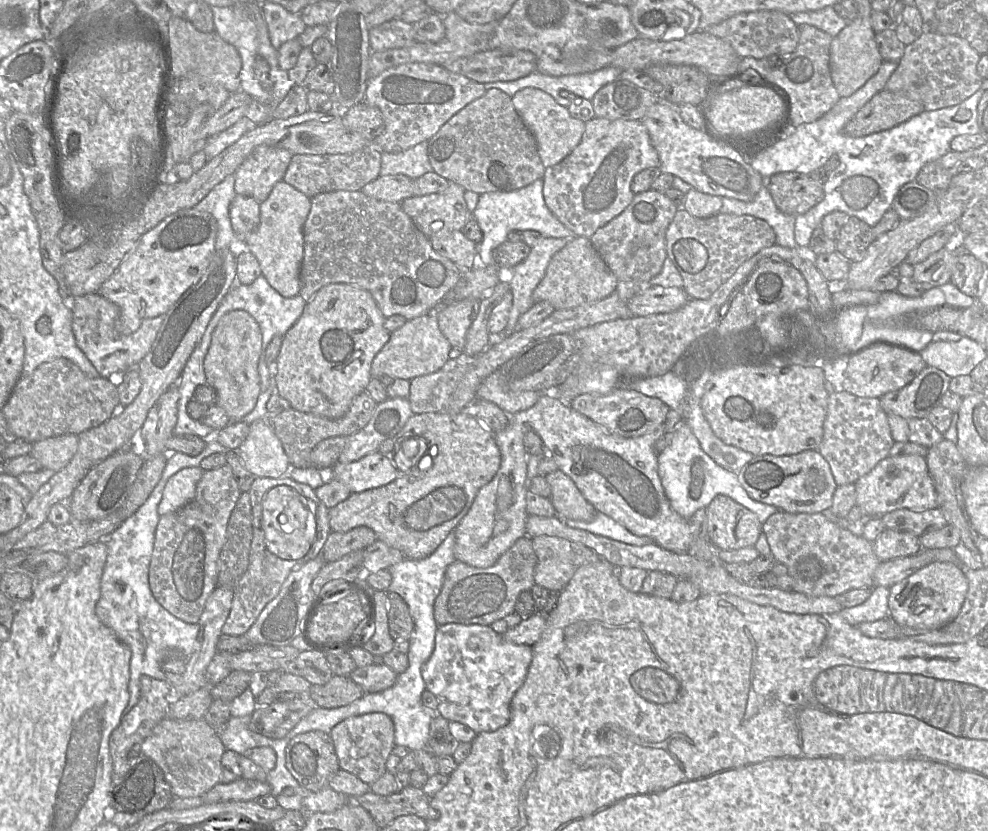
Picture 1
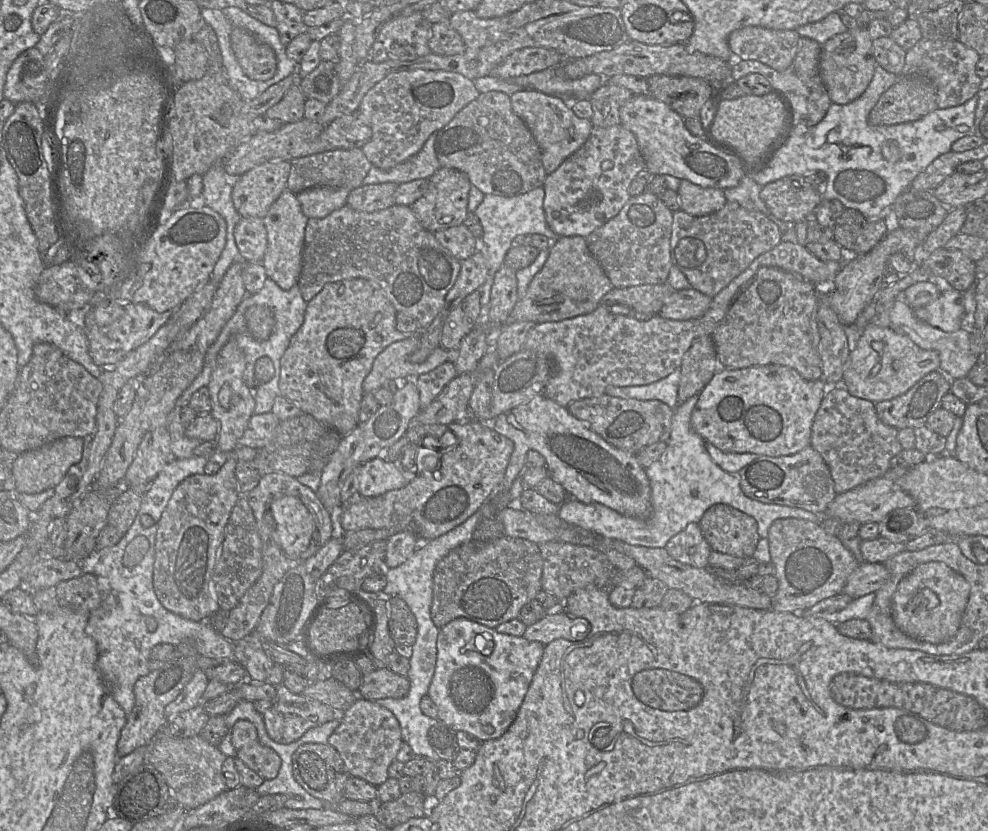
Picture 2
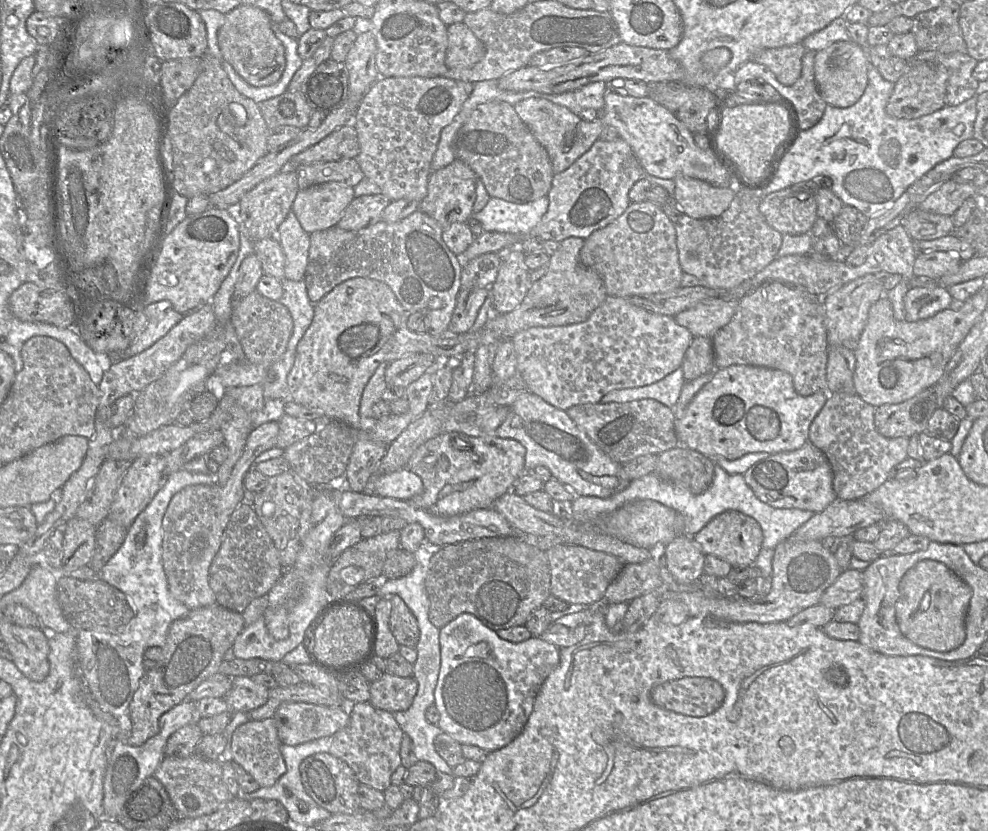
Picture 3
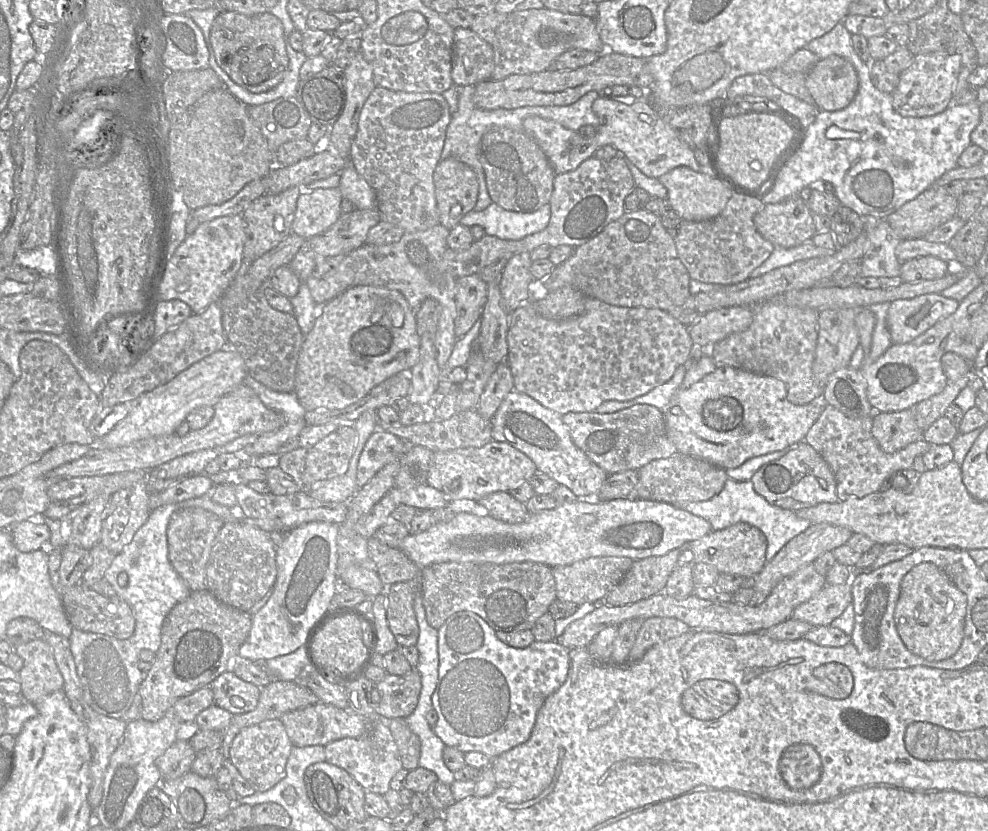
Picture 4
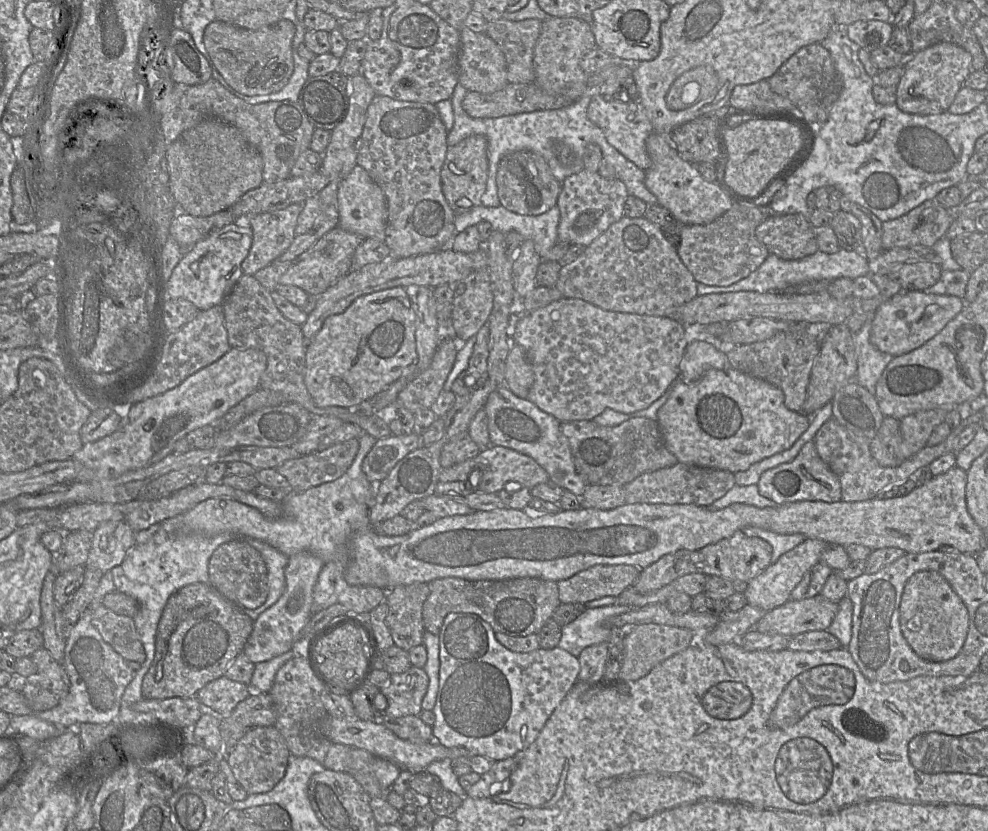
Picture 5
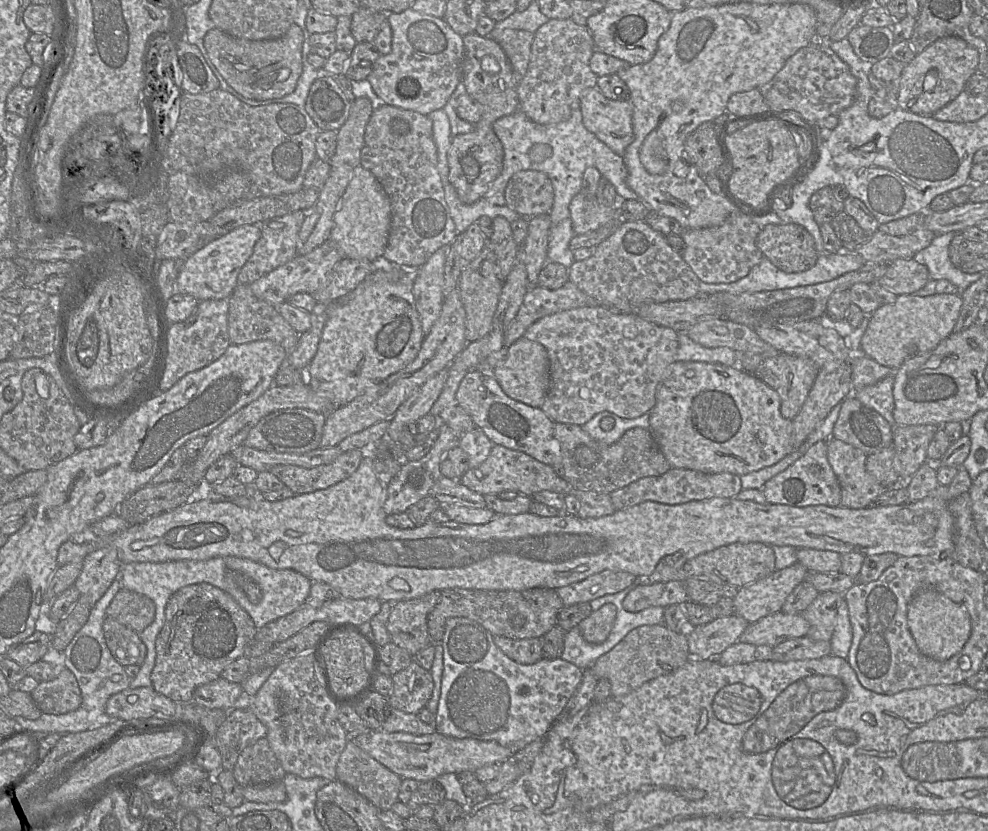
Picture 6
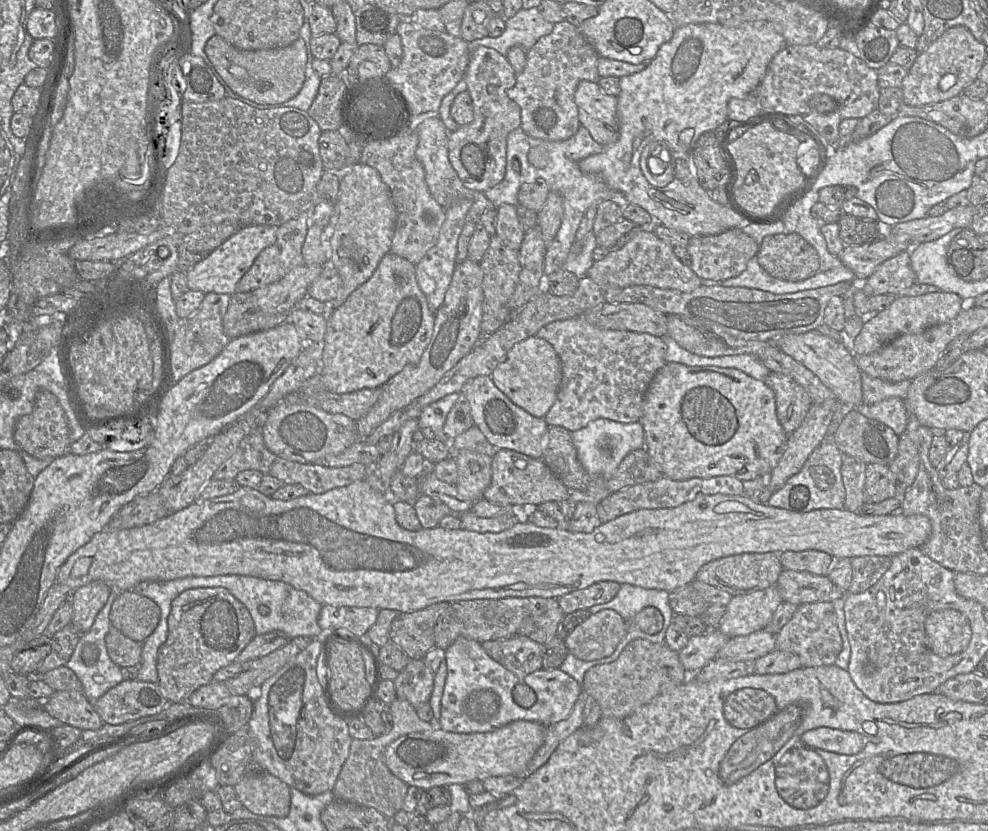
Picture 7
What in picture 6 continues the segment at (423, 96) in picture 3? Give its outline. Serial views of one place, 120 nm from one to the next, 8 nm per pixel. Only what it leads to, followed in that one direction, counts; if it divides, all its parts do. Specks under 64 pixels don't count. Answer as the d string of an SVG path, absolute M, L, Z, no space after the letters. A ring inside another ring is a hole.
M377 102L367 123L360 164L381 184L391 203L391 225L383 262L401 269L417 270L439 248L450 245L458 232L445 201L437 170L438 152L433 139L432 121L427 115Z

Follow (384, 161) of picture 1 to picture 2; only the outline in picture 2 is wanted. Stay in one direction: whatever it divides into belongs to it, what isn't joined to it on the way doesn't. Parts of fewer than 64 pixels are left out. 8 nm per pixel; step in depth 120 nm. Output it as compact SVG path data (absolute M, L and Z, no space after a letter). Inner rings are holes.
M437 132L432 134L421 150L391 169L372 166L363 180L363 185L393 182L402 184L419 179L429 179L441 167L435 152Z

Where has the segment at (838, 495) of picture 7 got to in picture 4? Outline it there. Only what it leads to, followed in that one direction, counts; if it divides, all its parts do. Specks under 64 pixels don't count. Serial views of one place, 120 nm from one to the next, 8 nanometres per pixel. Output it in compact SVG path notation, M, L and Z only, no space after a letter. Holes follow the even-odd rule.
M800 442L781 458L763 465L750 480L757 494L773 506L797 511L819 503L836 503L836 479L823 457L808 443Z

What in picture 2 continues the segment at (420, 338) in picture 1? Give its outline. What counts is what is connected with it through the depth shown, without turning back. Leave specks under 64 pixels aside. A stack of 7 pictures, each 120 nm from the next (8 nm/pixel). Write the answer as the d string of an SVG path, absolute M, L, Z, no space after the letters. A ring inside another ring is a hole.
M420 332L388 345L374 360L369 374L365 377L362 390L374 393L389 380L413 380L448 360L448 351L437 347L422 363L412 363L409 356L419 345Z

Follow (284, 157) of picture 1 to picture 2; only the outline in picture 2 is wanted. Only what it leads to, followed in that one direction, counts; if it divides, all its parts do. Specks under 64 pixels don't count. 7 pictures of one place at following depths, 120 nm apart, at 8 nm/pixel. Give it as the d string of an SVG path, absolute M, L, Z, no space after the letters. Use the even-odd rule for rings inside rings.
M271 161L236 178L232 200L239 215L263 219L270 206L287 189L290 169L290 161Z

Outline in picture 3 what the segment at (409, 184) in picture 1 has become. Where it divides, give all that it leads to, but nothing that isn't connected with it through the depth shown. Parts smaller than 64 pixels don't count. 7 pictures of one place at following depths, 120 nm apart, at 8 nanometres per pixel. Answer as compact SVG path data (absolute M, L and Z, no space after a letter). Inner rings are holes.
M382 193L354 197L336 226L344 230L359 230L374 224L381 219L389 202Z

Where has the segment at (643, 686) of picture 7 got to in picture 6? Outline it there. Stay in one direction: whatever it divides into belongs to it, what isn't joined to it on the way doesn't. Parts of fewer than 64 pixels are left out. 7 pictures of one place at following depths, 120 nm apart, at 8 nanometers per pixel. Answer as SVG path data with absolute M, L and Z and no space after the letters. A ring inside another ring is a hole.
M662 624L644 625L631 630L610 651L600 656L591 666L597 679L606 678L611 685L610 697L621 697L642 684L668 674L690 659L686 632L675 632Z

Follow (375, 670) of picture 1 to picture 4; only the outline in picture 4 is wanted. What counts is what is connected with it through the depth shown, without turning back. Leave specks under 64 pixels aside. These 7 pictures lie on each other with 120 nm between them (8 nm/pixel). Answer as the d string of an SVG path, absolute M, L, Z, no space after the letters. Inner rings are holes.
M415 669L404 675L387 673L382 681L374 684L381 699L378 703L372 703L372 707L379 718L405 719L417 707L422 682L420 674Z

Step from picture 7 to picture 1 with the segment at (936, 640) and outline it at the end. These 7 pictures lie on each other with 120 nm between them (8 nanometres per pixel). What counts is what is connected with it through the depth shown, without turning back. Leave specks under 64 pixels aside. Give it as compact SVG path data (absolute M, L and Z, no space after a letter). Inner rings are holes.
M932 562L890 587L889 617L900 627L934 630L953 621L968 592L968 580L958 564Z

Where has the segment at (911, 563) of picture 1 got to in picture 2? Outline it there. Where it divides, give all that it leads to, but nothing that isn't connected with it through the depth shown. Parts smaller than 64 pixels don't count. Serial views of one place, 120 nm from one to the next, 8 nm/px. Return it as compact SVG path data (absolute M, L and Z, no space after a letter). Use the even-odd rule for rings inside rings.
M861 563L847 579L842 593L856 599L875 593L888 581L890 573L883 563Z

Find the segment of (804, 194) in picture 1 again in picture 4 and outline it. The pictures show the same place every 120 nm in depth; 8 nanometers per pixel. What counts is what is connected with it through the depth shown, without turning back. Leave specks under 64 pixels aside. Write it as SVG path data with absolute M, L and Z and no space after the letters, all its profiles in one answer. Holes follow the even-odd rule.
M800 196L765 204L755 215L754 225L764 239L784 248L811 241L817 234L813 213Z

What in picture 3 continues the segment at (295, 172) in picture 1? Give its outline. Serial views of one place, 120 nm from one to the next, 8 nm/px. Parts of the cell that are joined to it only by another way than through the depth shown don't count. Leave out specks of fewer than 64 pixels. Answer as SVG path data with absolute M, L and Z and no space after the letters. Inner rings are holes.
M355 158L300 165L295 172L299 190L327 182L354 187L365 177Z

